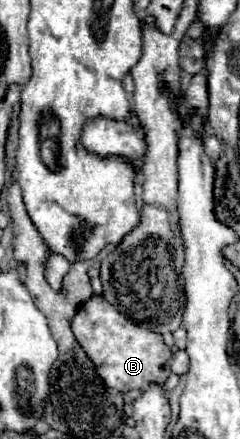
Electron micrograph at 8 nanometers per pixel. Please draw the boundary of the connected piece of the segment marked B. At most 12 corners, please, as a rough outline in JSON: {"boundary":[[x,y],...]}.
{"boundary":[[93,294],[71,318],[109,388],[165,384],[161,334]]}

